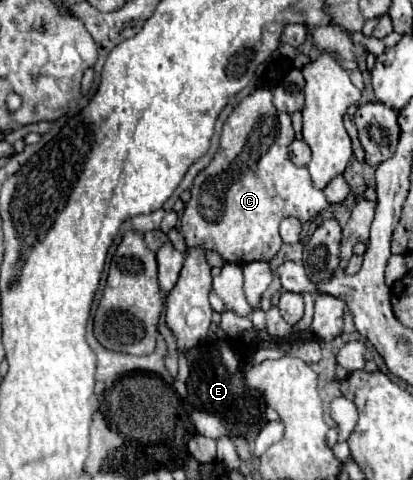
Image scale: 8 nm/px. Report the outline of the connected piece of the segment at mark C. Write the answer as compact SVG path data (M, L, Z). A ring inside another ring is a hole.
M256 89L252 95L248 95L236 105L236 109L222 127L220 149L216 151L210 165L196 175L190 201L186 203L186 209L182 213L180 233L184 235L188 247L204 247L216 251L224 263L246 265L252 261L268 261L278 253L282 245L278 225L284 217L296 217L304 223L316 217L318 211L330 207L324 193L314 189L308 169L296 167L288 159L288 149L286 153L276 153L276 147L288 147L284 143L276 145L276 131L280 131L276 129L276 121L282 121L282 125L288 125L288 131L292 131L290 115L276 113L276 107L272 105L272 93L268 89Z

